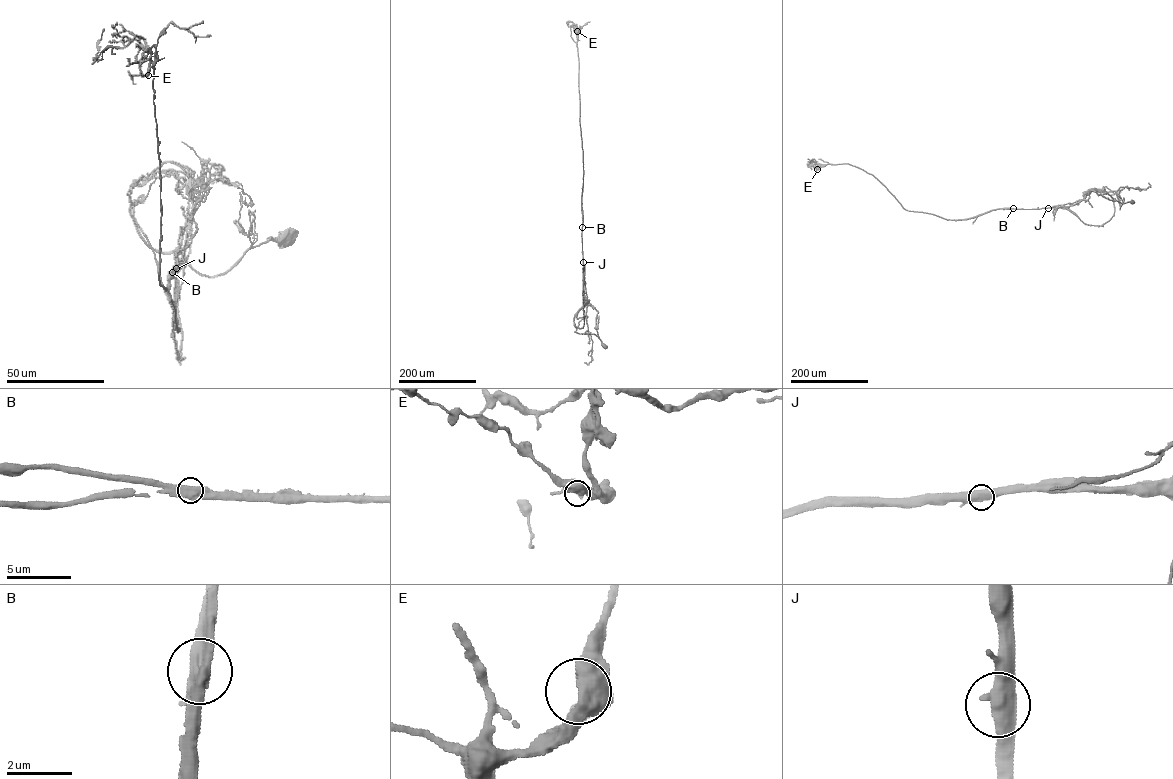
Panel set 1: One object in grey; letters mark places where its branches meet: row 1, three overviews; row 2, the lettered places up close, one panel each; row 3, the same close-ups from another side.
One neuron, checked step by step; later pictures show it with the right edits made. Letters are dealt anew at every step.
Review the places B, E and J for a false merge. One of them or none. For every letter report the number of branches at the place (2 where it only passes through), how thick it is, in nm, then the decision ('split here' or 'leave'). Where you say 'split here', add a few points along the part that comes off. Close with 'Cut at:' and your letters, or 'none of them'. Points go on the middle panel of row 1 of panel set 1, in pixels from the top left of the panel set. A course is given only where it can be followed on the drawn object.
B: 2 | 600 nm | split here | (582, 227), (583, 168)
E: 2 | 550 nm | leave
J: 2 | 550 nm | leave
Cut at: B

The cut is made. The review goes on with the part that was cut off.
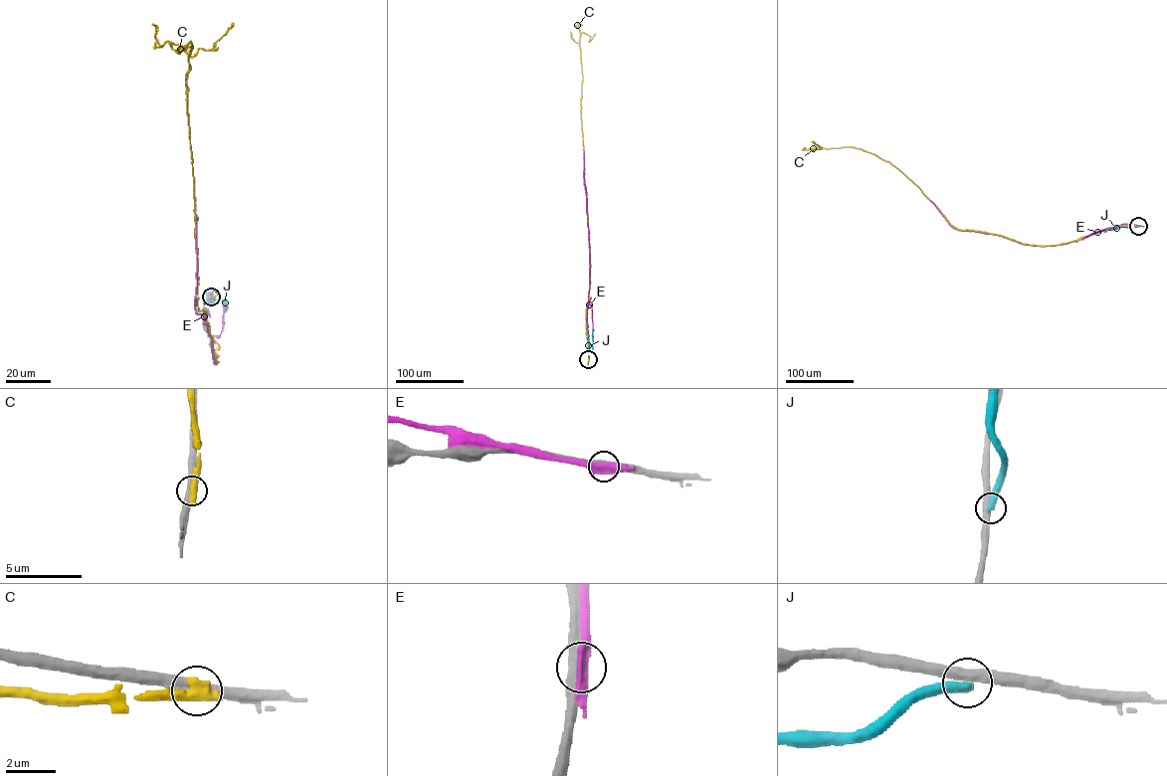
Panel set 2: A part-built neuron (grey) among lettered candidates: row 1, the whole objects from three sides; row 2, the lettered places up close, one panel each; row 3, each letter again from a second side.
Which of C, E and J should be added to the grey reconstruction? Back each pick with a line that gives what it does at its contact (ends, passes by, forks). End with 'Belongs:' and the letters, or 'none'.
Belongs: none

